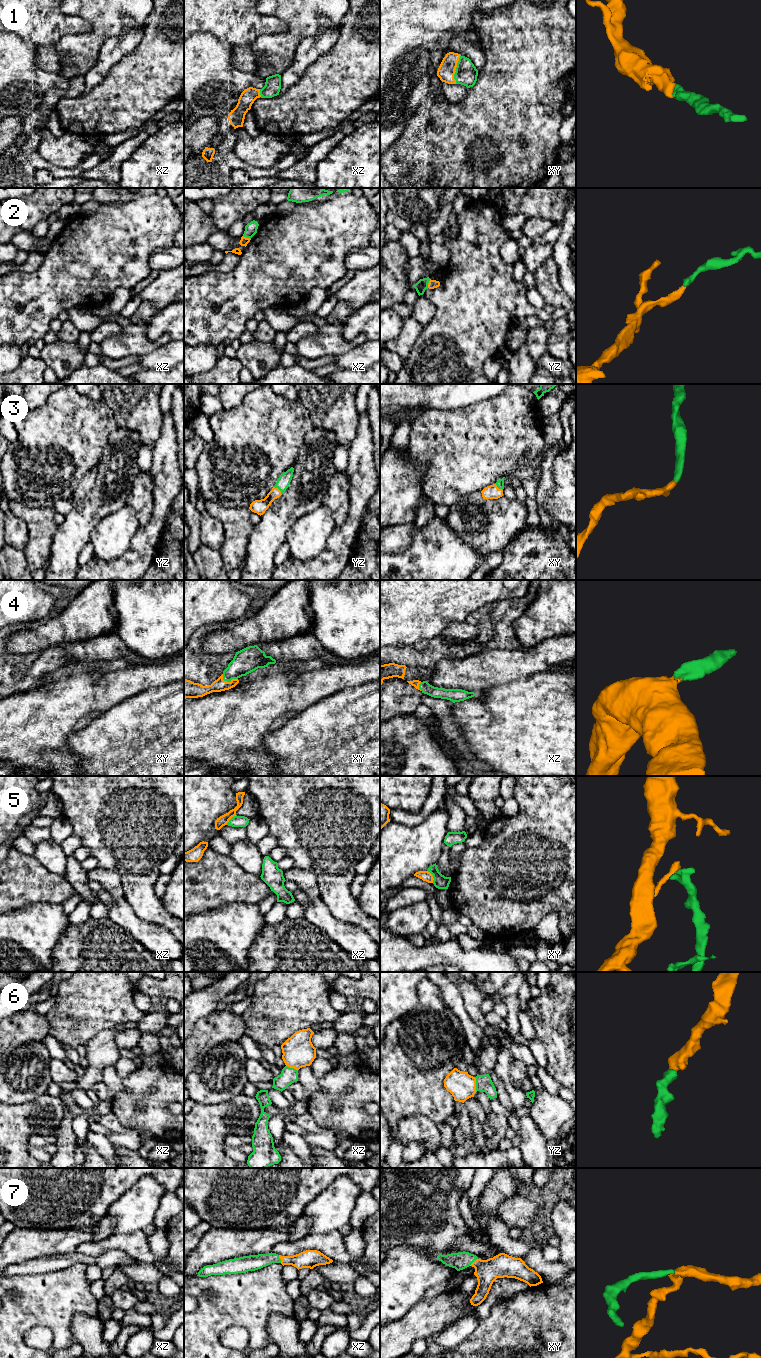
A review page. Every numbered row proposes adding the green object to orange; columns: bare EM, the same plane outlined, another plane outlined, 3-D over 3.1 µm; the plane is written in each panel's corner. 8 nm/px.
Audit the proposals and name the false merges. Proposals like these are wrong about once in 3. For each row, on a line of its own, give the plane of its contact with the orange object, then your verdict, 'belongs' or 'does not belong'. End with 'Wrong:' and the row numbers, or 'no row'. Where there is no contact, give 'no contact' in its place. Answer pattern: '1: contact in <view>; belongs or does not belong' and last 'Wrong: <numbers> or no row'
1: contact in xy; belongs
2: contact in yz; belongs
3: contact in yz; belongs
4: contact in xy; belongs
5: contact in xy; does not belong
6: contact in yz; belongs
7: contact in xy; belongs
Wrong: 5

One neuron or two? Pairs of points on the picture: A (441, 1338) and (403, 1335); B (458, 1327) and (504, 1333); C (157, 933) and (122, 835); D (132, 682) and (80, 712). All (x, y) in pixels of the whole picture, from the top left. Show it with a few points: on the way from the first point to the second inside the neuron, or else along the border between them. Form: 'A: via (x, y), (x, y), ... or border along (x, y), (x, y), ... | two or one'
A: border along (454, 1323), (444, 1328), (433, 1339) | two
B: border along (479, 1320), (475, 1329), (457, 1345) | two
C: border along (133, 910), (139, 917), (160, 925), (173, 936) | two
D: border along (101, 680), (95, 686), (92, 718) | two

